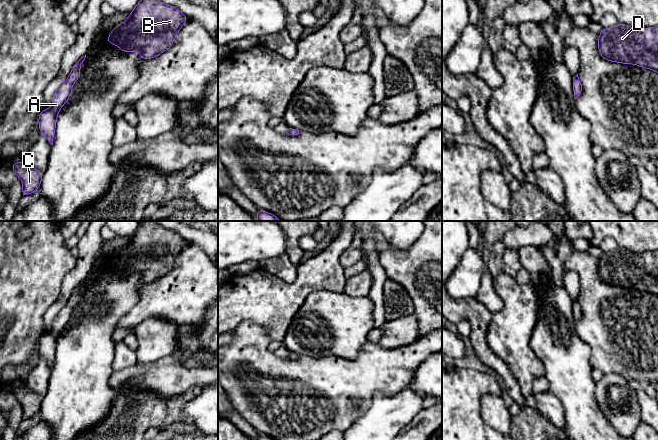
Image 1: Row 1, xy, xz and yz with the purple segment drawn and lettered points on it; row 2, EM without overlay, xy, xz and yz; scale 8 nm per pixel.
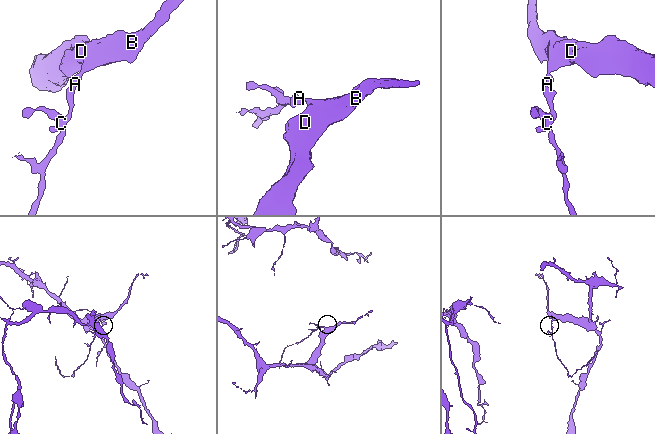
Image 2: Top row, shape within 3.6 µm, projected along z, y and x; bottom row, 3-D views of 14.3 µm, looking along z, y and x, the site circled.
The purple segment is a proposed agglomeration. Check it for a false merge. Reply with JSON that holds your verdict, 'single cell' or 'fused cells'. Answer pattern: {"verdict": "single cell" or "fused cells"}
{"verdict": "single cell"}

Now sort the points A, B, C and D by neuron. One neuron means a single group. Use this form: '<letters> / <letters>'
A B C D

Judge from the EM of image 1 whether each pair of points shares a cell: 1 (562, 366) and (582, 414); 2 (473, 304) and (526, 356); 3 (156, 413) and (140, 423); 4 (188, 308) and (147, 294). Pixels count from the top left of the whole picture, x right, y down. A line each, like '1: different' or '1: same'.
1: same
2: different
3: same
4: same

